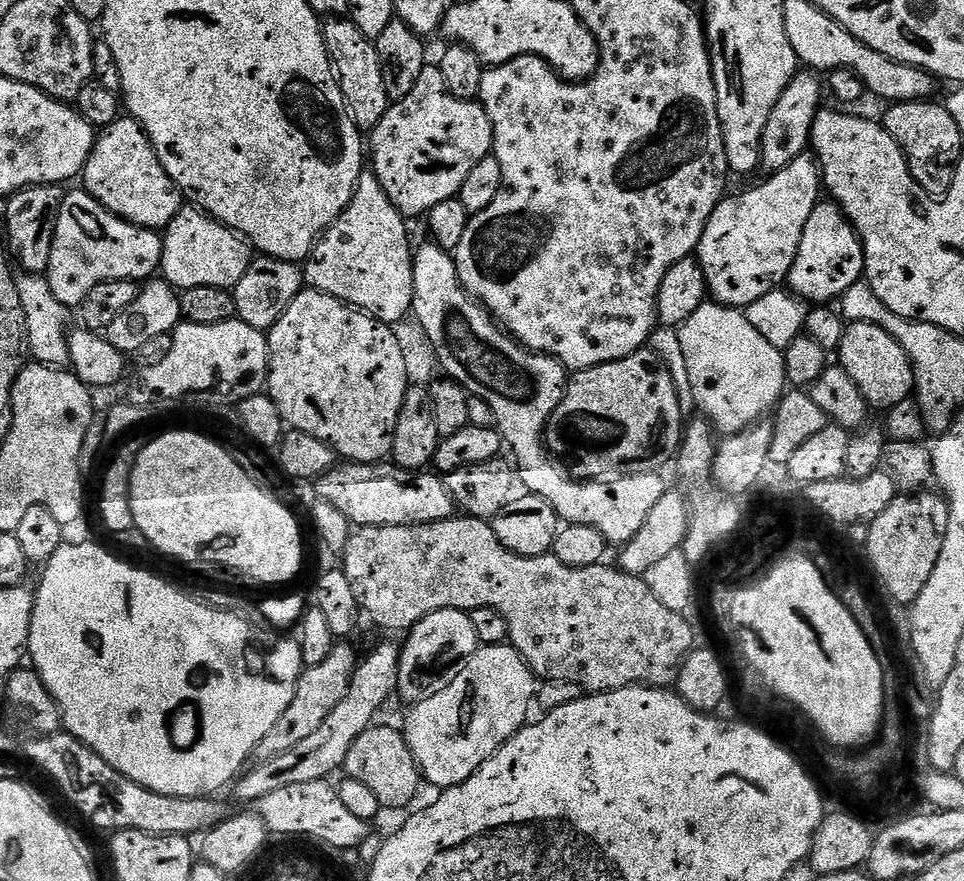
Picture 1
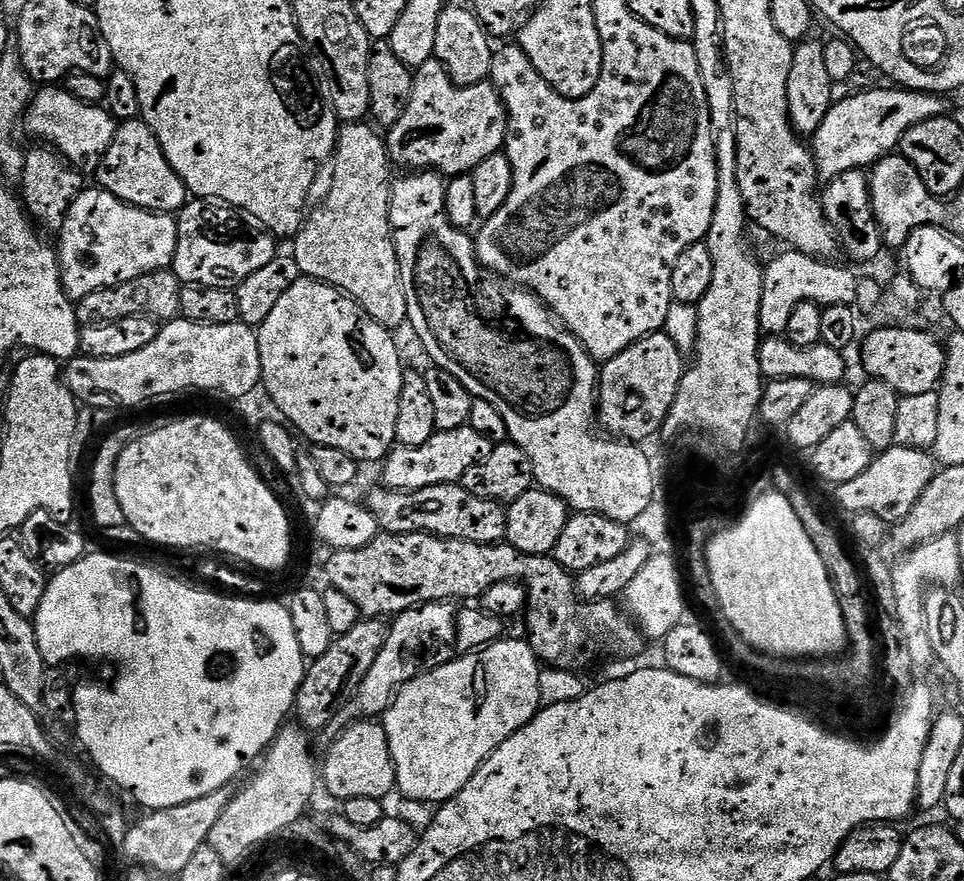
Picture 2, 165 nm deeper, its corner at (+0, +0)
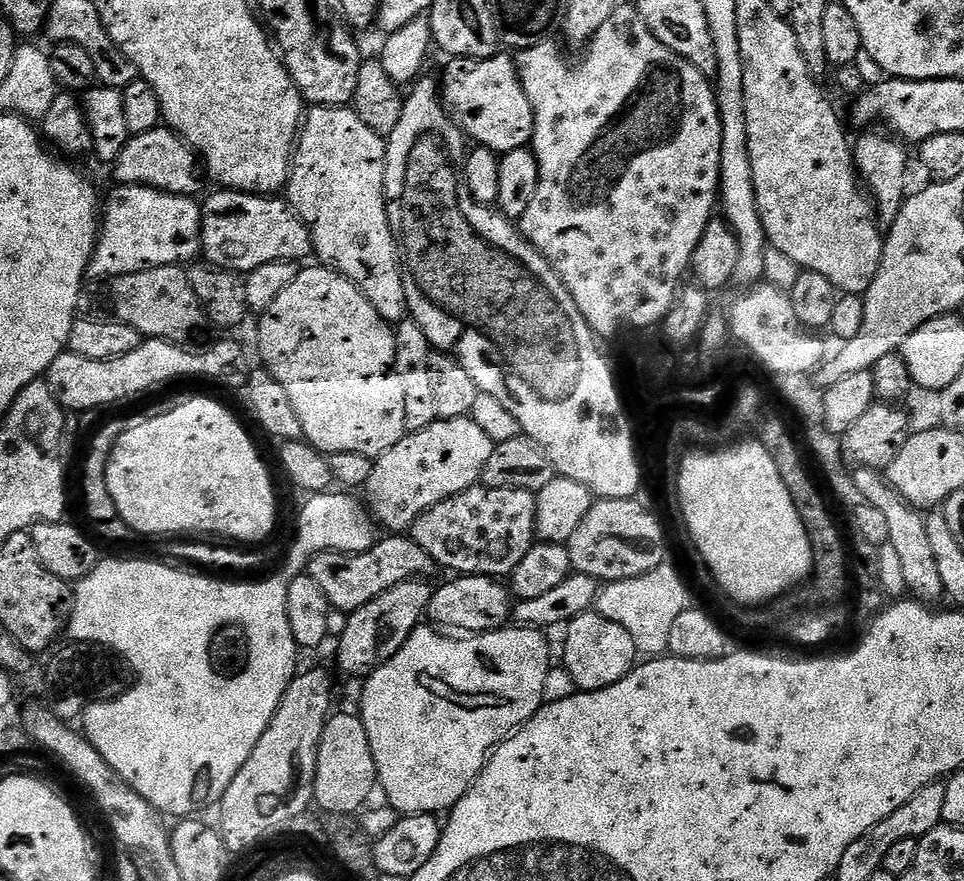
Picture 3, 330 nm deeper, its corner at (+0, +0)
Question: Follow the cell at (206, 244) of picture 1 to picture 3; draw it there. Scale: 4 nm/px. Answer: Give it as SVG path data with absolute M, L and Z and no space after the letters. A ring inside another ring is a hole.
M216 190L213 196L206 196L200 204L200 250L213 268L247 274L266 262L304 262L313 255L308 227L283 199L231 190Z

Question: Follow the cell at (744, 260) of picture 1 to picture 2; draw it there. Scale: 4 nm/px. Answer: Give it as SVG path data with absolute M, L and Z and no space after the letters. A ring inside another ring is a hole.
M868 86L865 92L856 92L845 100L837 99L826 114L822 126L818 126L818 130L811 136L812 160L816 164L816 175L821 181L827 182L847 172L864 170L877 164L883 156L891 156L899 149L900 139L906 134L906 130L910 130L918 122L945 115L943 95L935 92L914 92L899 86L872 87L876 86Z

